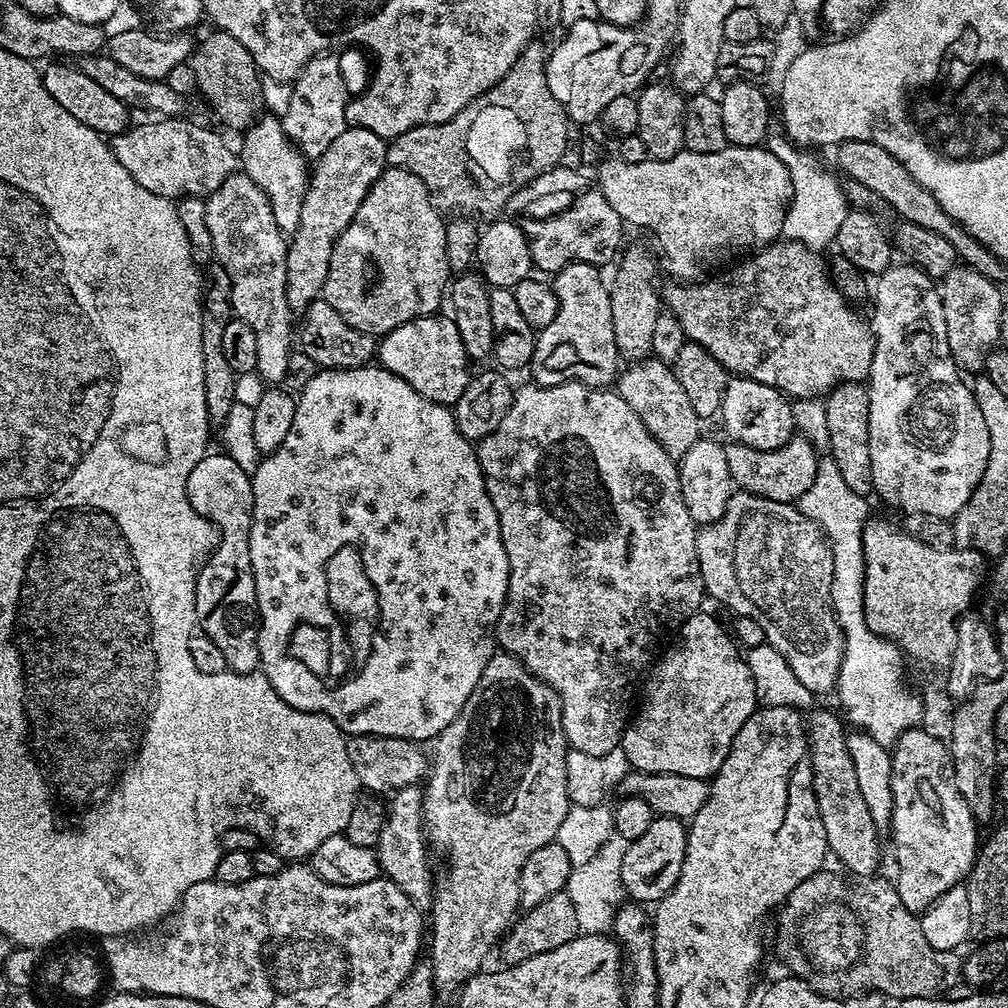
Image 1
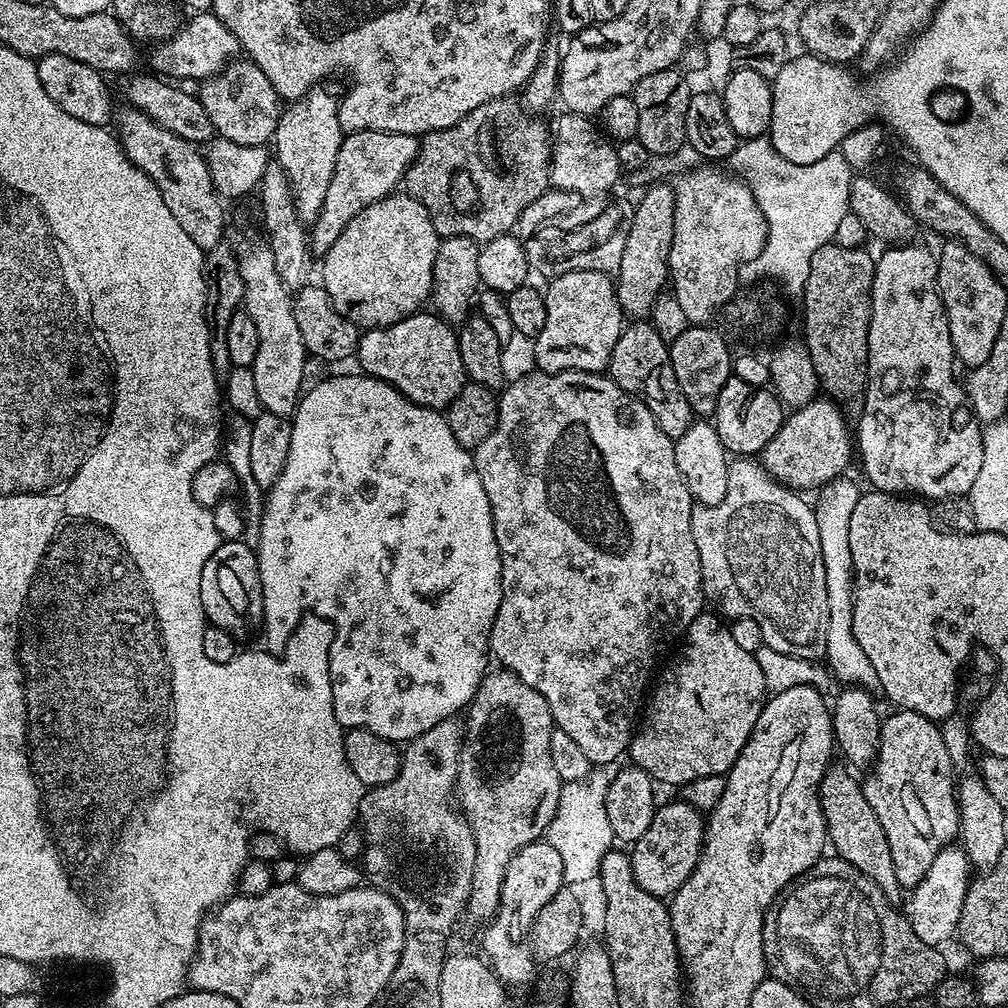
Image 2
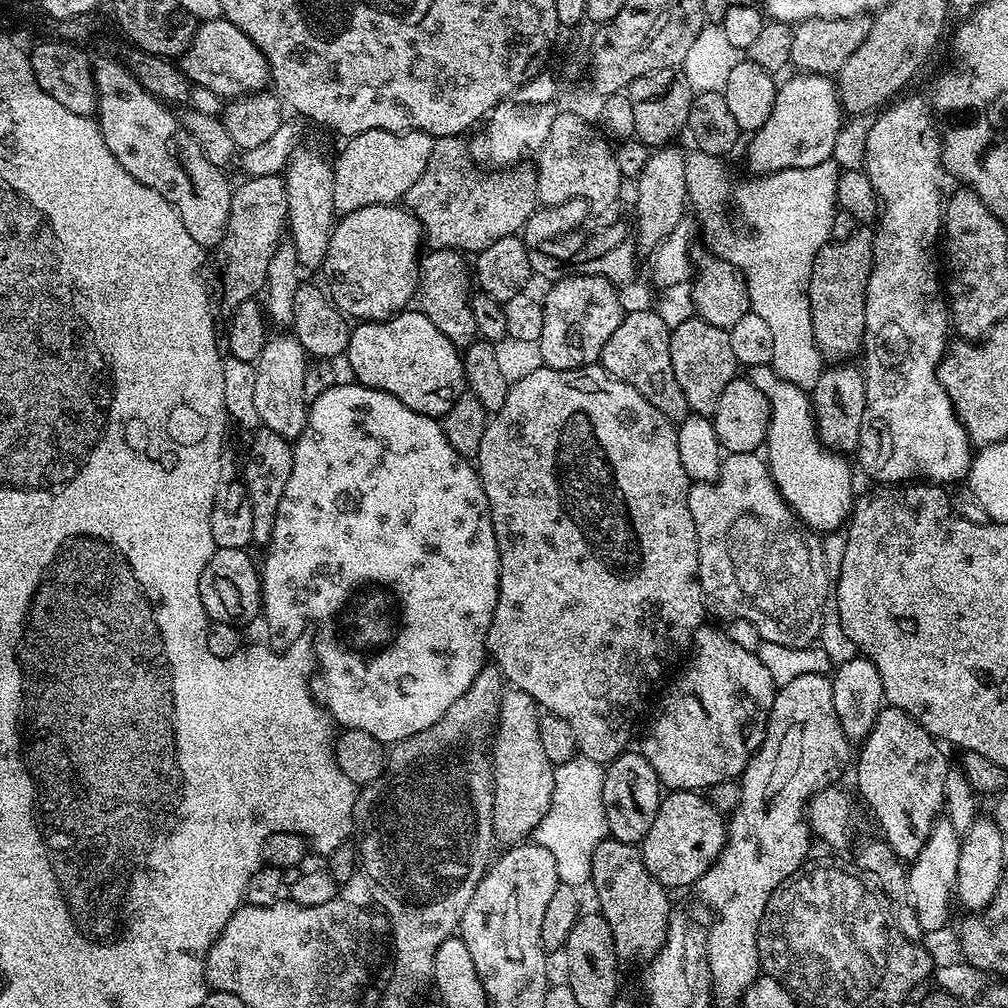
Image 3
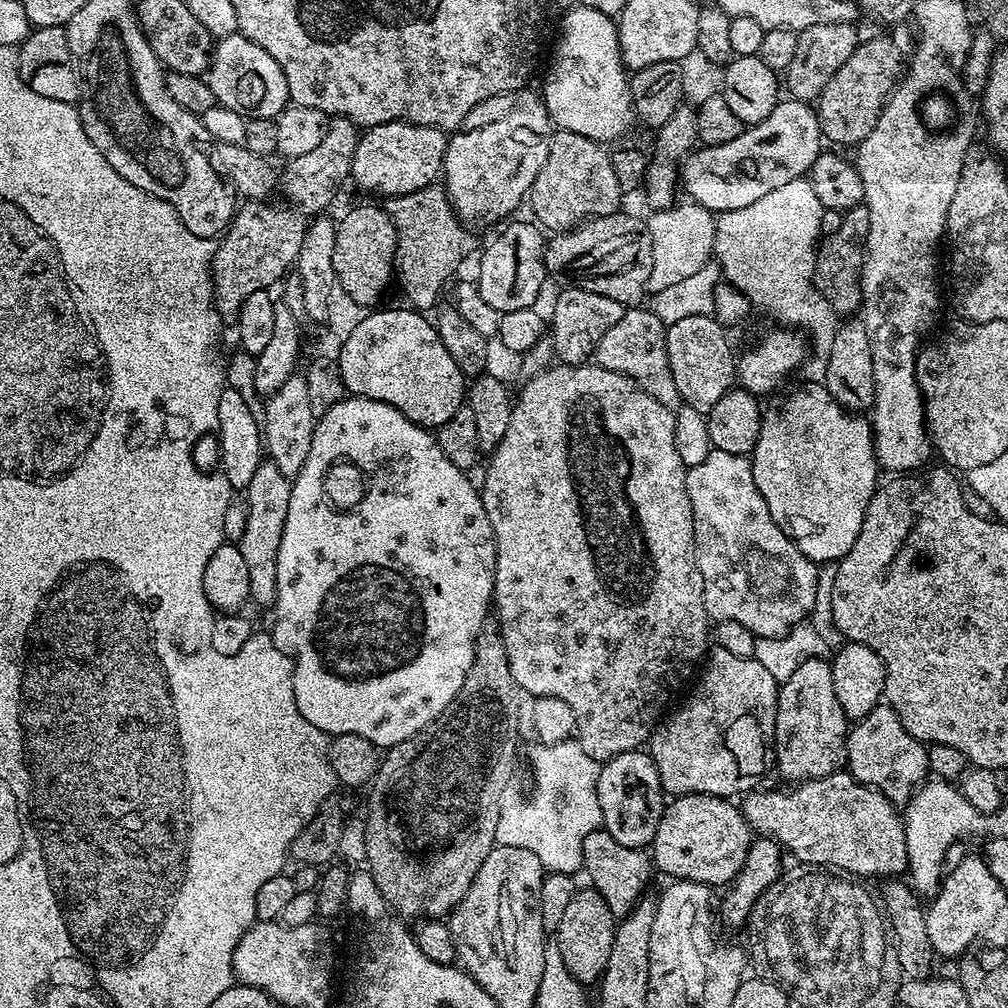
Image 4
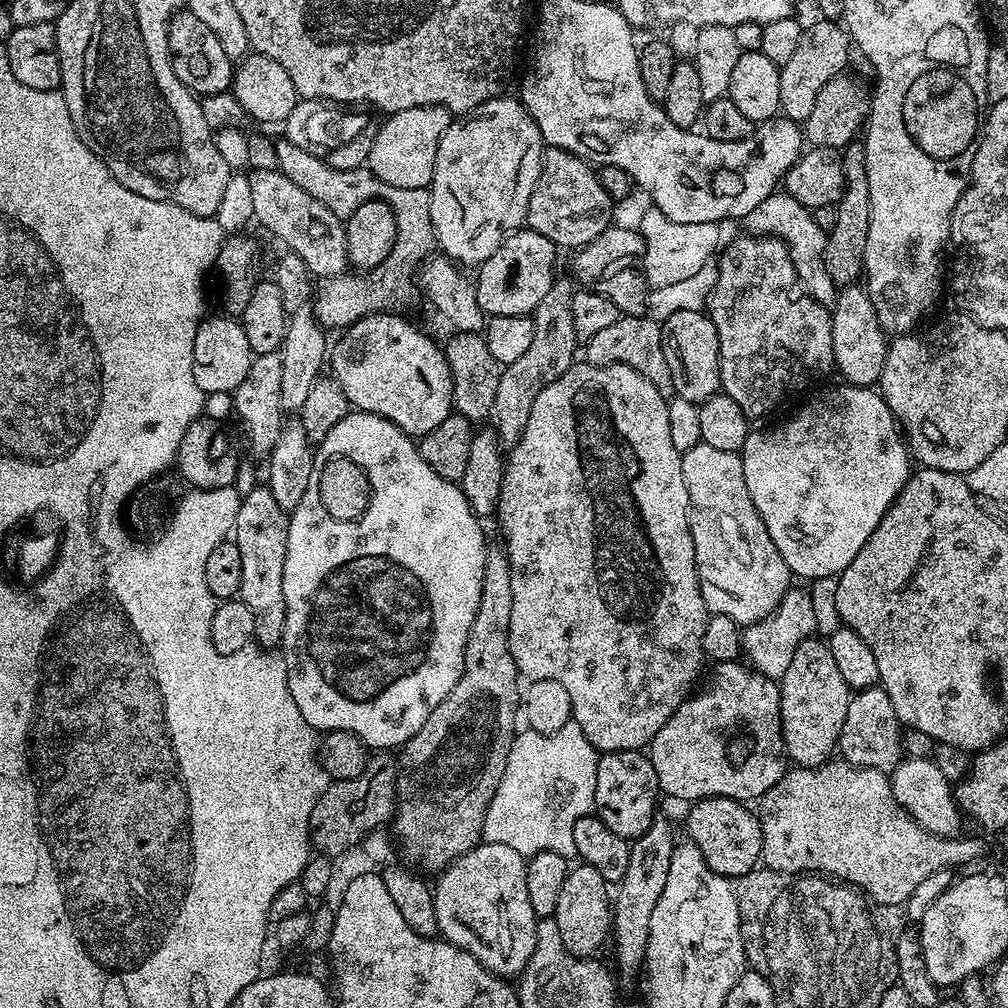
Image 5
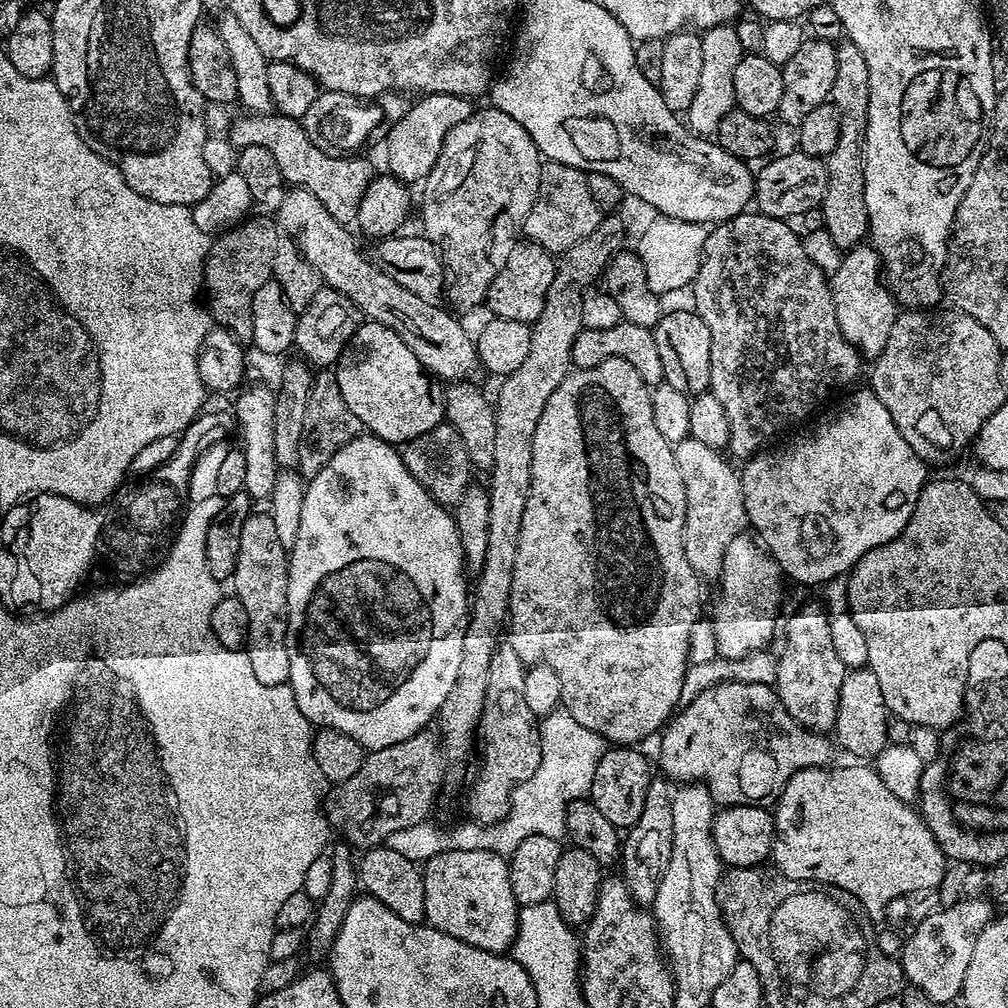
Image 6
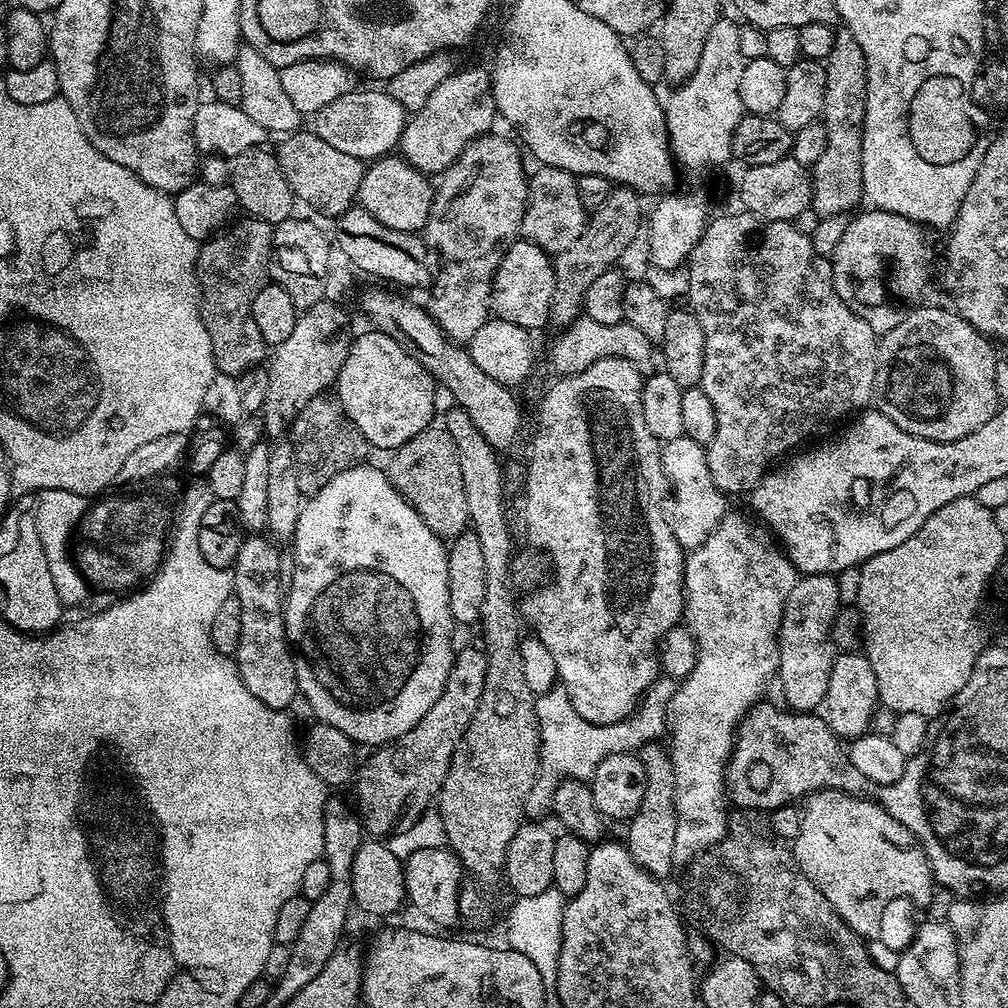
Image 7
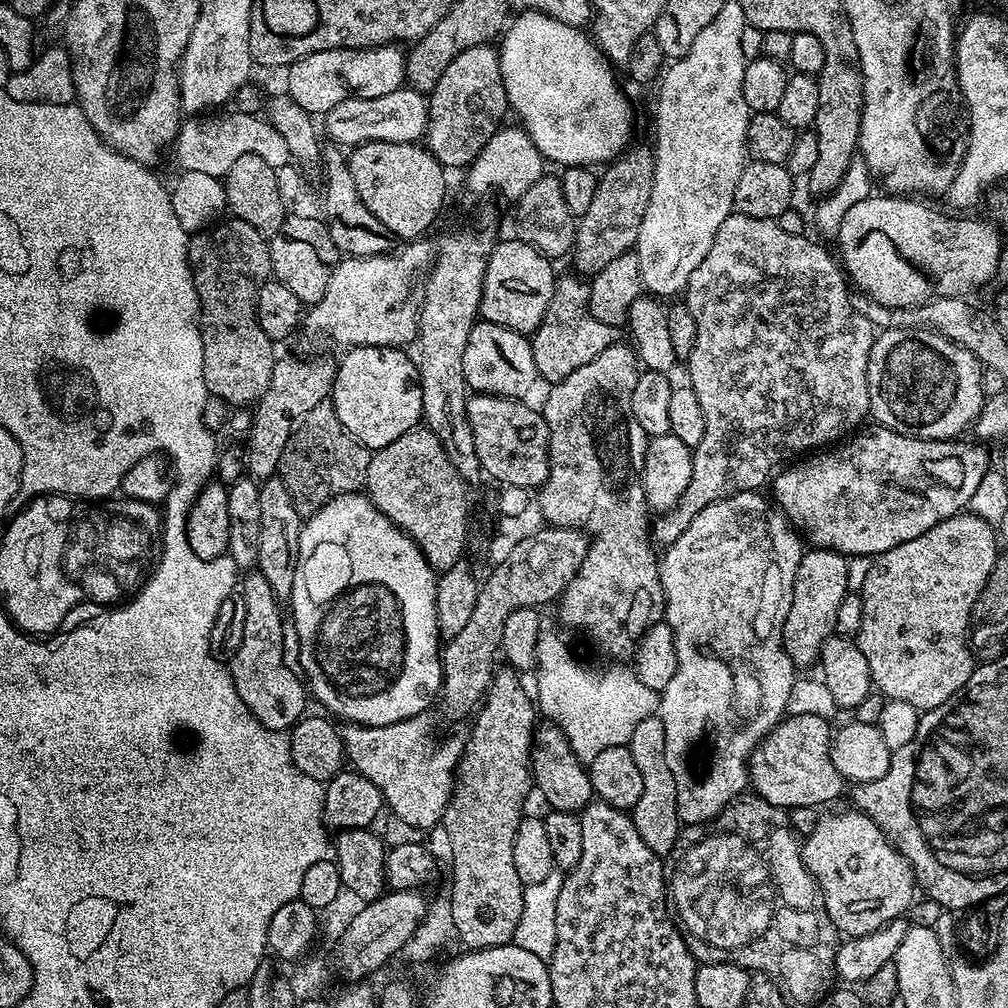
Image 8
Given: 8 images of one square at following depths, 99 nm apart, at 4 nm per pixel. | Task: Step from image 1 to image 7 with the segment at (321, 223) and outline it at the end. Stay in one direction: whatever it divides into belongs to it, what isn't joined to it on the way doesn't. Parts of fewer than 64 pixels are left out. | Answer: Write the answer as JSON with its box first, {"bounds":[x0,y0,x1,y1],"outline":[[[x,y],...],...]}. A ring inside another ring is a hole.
{"bounds":[399,67,498,177],"outline":[[[461,67],[434,88],[420,110],[407,117],[400,135],[399,155],[425,176],[439,177],[462,154],[462,150],[466,150],[469,142],[493,131],[495,120],[498,120],[498,113],[489,69]]]}

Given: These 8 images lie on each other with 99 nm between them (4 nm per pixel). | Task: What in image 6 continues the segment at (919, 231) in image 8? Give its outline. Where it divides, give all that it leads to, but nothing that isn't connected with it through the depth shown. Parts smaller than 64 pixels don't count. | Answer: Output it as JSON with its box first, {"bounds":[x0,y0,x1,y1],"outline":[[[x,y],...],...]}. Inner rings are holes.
{"bounds":[830,246,898,361],"outline":[[[871,246],[847,249],[841,255],[840,265],[831,273],[830,287],[838,330],[842,330],[844,337],[855,346],[865,361],[875,361],[882,350],[886,350],[890,326],[894,326],[898,315],[896,298],[882,279],[882,265],[876,249]]]}

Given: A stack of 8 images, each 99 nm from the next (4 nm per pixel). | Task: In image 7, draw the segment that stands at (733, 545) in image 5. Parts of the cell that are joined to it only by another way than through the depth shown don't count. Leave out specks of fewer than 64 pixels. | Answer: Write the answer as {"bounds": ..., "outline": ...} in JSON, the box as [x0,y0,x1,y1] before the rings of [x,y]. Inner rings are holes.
{"bounds":[660,435,730,550],"outline":[[[686,435],[670,438],[663,441],[660,461],[670,489],[670,511],[666,519],[672,527],[674,538],[678,538],[681,548],[685,550],[702,546],[702,542],[706,542],[708,535],[730,512],[729,497],[719,492],[710,478],[710,470],[706,466],[705,445],[694,442],[694,438]]]}

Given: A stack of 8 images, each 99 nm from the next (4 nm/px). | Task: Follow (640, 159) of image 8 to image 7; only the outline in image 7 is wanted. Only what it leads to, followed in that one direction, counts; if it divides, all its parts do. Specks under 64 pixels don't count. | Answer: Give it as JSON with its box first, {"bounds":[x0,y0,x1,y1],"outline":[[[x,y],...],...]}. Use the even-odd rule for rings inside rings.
{"bounds":[549,186,642,330],"outline":[[[623,186],[613,187],[610,198],[606,198],[606,202],[602,202],[602,206],[598,206],[598,210],[591,213],[588,217],[588,224],[582,230],[582,234],[578,234],[575,240],[566,250],[555,253],[552,269],[554,270],[554,298],[550,302],[549,321],[557,329],[563,330],[568,325],[573,324],[575,320],[579,320],[584,307],[584,299],[586,298],[586,290],[590,290],[590,282],[594,282],[594,278],[598,278],[598,274],[602,274],[607,268],[613,267],[624,256],[624,251],[631,246],[636,240],[636,235],[642,232],[642,216],[640,220],[640,200],[641,197],[633,190],[633,188],[625,188]]]}

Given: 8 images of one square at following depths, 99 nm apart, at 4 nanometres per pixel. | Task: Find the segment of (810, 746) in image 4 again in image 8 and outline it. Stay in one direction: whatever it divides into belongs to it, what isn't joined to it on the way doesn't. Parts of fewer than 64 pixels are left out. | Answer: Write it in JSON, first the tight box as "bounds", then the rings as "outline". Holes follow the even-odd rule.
{"bounds":[782,548,850,665],"outline":[[[812,548],[801,555],[798,574],[794,578],[790,614],[786,614],[782,630],[784,649],[793,664],[815,665],[819,661],[822,646],[828,641],[828,637],[836,632],[838,606],[842,606],[842,598],[850,595],[848,561],[849,557],[830,548]]]}

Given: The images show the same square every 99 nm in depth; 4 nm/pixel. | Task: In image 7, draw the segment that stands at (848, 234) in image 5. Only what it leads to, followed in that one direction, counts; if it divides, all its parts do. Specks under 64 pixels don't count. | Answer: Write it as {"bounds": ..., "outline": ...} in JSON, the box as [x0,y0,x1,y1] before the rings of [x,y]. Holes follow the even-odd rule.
{"bounds":[810,39,868,218],"outline":[[[843,39],[835,41],[832,54],[826,61],[828,89],[822,113],[822,123],[826,130],[826,150],[822,150],[822,158],[818,158],[818,162],[810,168],[812,173],[811,208],[821,218],[855,213],[864,200],[862,138],[864,137],[866,86],[868,85],[866,58],[856,40]]]}

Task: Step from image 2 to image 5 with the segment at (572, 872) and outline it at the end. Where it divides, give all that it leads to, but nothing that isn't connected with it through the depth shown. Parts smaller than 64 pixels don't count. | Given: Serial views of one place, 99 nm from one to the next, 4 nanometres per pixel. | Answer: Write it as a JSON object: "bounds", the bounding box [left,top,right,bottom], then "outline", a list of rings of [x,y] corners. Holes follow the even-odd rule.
{"bounds":[482,722,597,858],"outline":[[[575,722],[550,734],[531,730],[517,731],[506,758],[506,770],[502,770],[502,782],[498,782],[498,790],[494,790],[494,798],[490,798],[490,806],[482,822],[483,843],[510,846],[510,850],[518,850],[518,854],[525,858],[537,856],[540,852],[557,852],[571,857],[576,850],[574,822],[583,816],[593,815],[596,807],[594,790],[597,759],[596,747],[586,738],[586,734],[582,734]]]}

